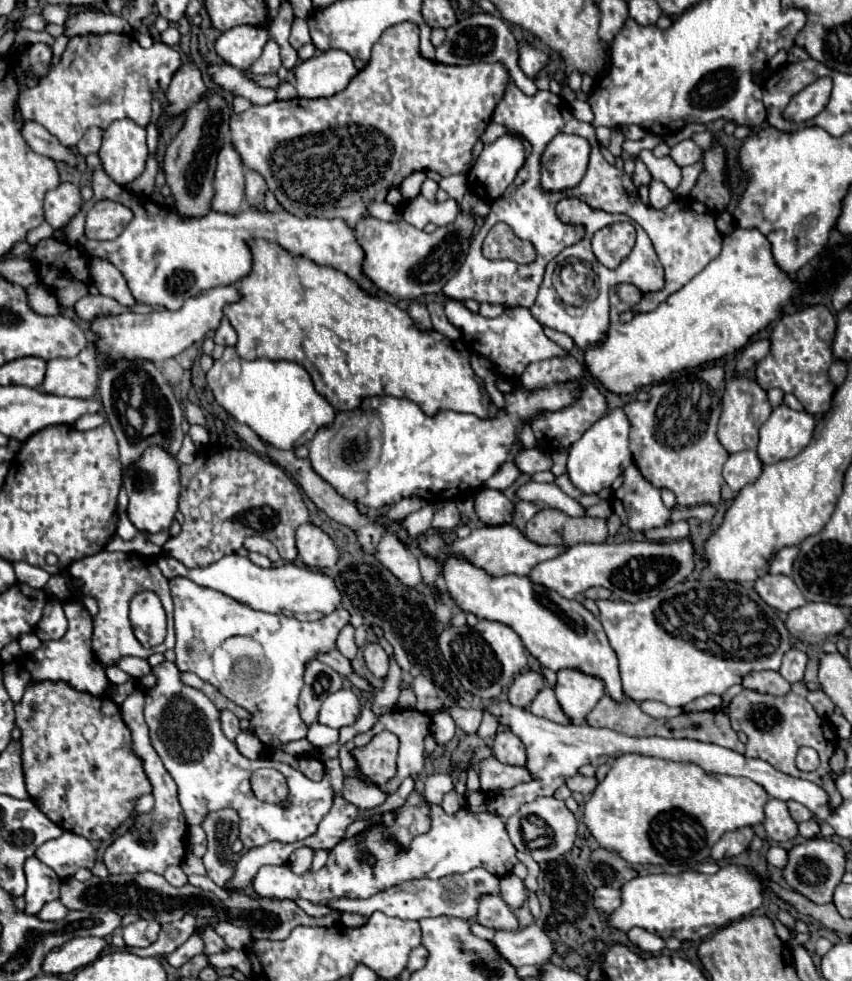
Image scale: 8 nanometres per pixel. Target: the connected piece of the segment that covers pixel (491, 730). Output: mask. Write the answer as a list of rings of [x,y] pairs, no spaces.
[[[485,713],[485,715],[483,715],[483,721],[481,721],[479,729],[477,729],[477,735],[479,735],[481,739],[491,739],[491,737],[497,733],[497,729],[499,729],[497,719],[495,719],[493,715]]]

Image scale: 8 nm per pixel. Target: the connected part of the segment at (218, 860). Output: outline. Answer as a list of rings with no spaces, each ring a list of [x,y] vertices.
[[[231,807],[223,811],[211,811],[211,815],[203,819],[201,827],[207,835],[207,853],[203,855],[203,865],[207,875],[225,889],[235,867],[231,843],[239,837],[239,815]]]

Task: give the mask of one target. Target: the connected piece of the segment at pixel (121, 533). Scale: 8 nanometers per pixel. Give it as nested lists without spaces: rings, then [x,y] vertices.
[[[123,515],[121,519],[119,519],[119,525],[117,525],[116,535],[125,539],[125,541],[129,541],[129,539],[133,539],[138,533],[138,530],[135,528],[135,525],[127,519],[127,515]]]

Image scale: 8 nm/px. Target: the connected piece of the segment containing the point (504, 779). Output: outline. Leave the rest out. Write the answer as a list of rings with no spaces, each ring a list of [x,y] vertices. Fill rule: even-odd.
[[[487,757],[479,763],[479,779],[481,779],[481,789],[511,789],[517,783],[529,781],[529,773],[523,767],[511,767],[499,763],[495,757]]]

